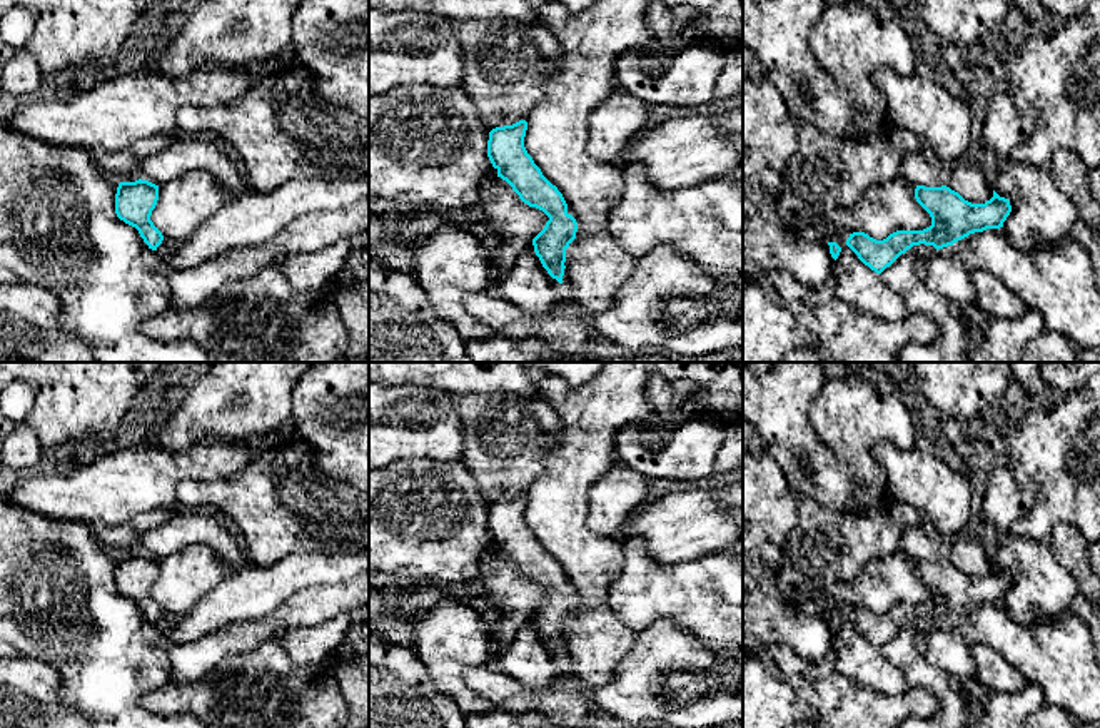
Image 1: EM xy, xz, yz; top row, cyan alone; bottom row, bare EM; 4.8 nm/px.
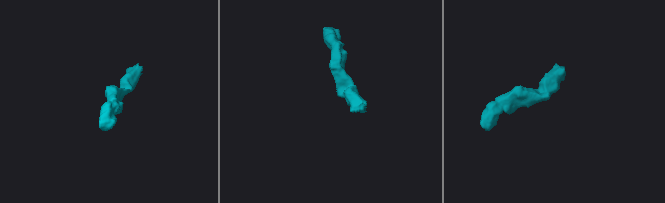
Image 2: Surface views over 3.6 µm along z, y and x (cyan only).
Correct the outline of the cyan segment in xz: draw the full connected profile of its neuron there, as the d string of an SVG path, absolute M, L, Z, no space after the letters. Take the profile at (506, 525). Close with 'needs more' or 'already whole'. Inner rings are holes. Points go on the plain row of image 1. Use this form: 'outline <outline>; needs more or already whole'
outline M527 496L496 501L489 506L487 531L519 573L529 581L542 584L549 594L532 613L534 626L547 648L563 658L566 623L576 613L578 596L568 586L563 568L534 538L524 521Z; already whole

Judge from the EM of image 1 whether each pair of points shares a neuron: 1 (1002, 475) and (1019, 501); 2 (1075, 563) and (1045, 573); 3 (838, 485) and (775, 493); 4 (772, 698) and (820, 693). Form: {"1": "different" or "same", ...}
{"1": "same", "2": "different", "3": "different", "4": "different"}

